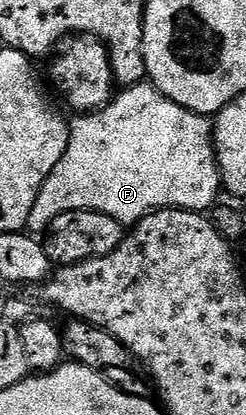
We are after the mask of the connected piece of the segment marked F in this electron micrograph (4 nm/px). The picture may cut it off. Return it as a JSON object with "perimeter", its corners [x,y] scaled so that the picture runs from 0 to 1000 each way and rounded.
{"perimeter":[[[585,198],[537,212],[500,212],[451,248],[402,267],[321,275],[301,284],[309,289],[293,287],[280,299],[280,352],[248,390],[232,390],[215,419],[199,419],[167,448],[150,487],[134,487],[134,506],[118,516],[130,561],[187,561],[232,516],[297,506],[443,516],[443,525],[476,525],[500,542],[533,545],[589,528],[606,513],[650,511],[663,501],[837,513],[878,499],[898,436],[874,378],[866,299],[846,282],[772,270],[683,231],[659,231],[626,202]]]}

